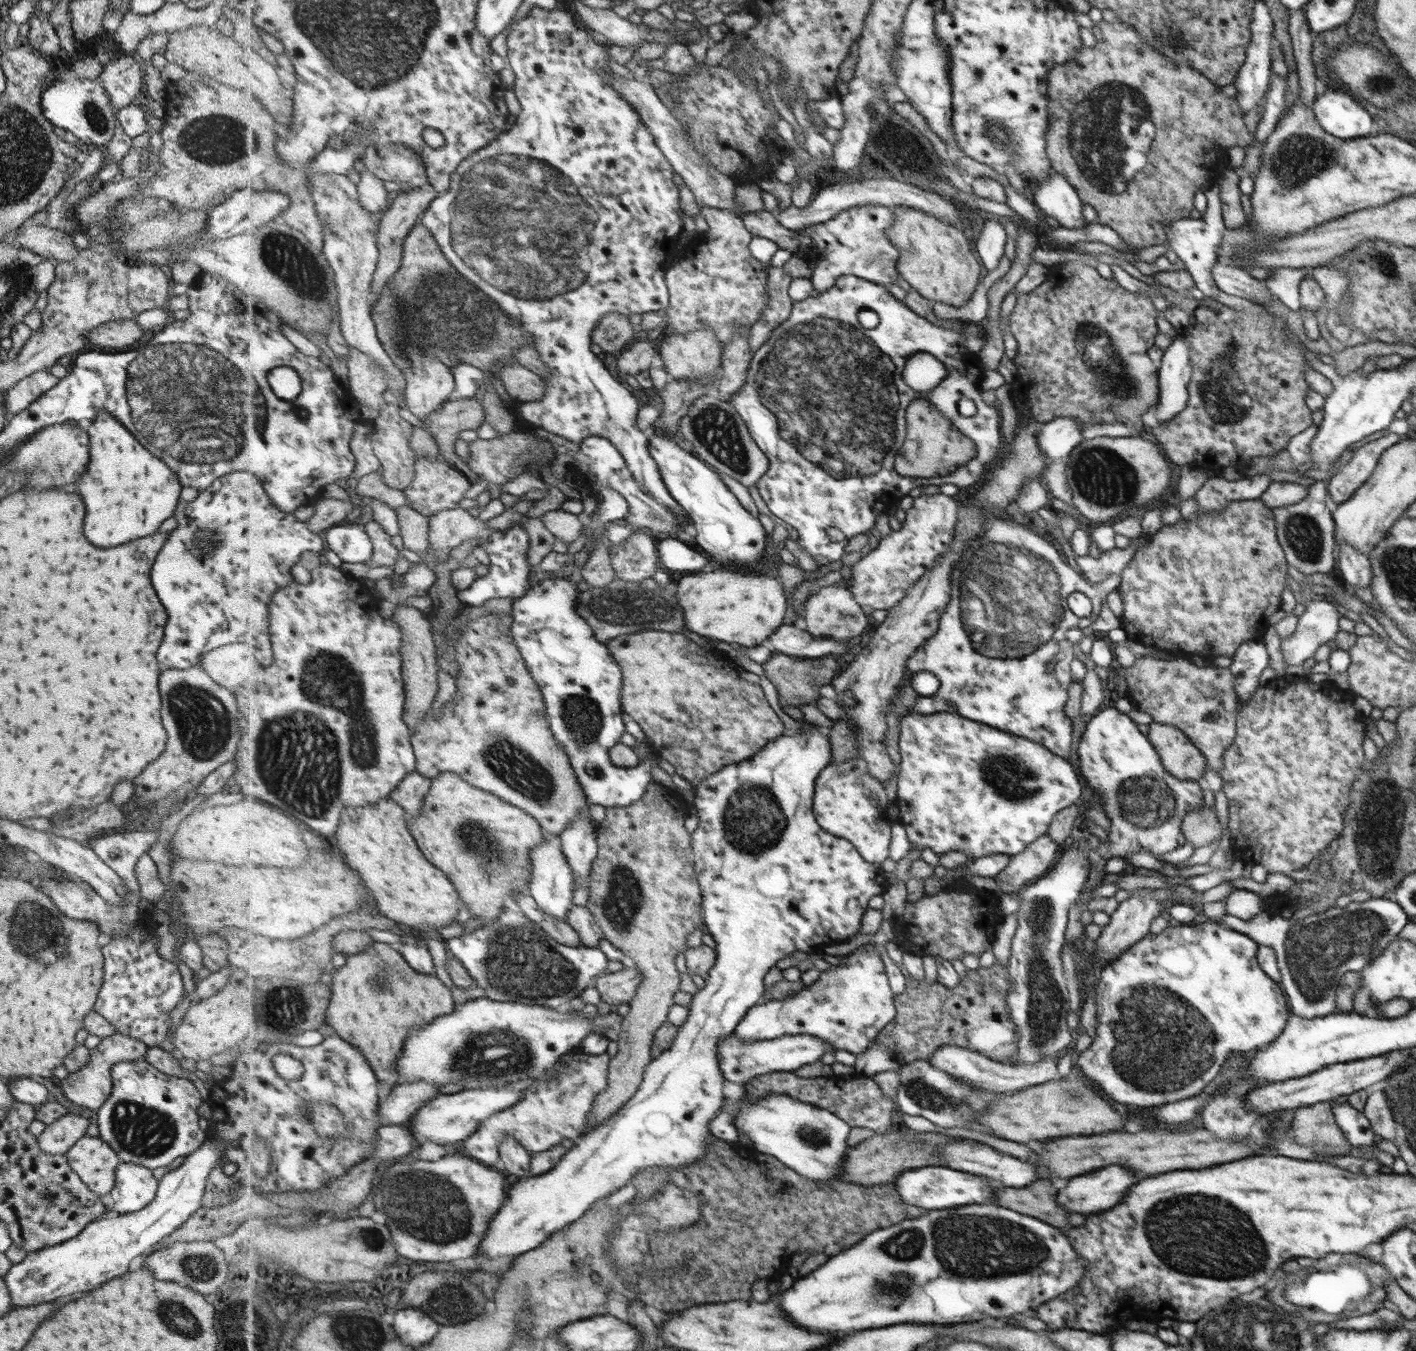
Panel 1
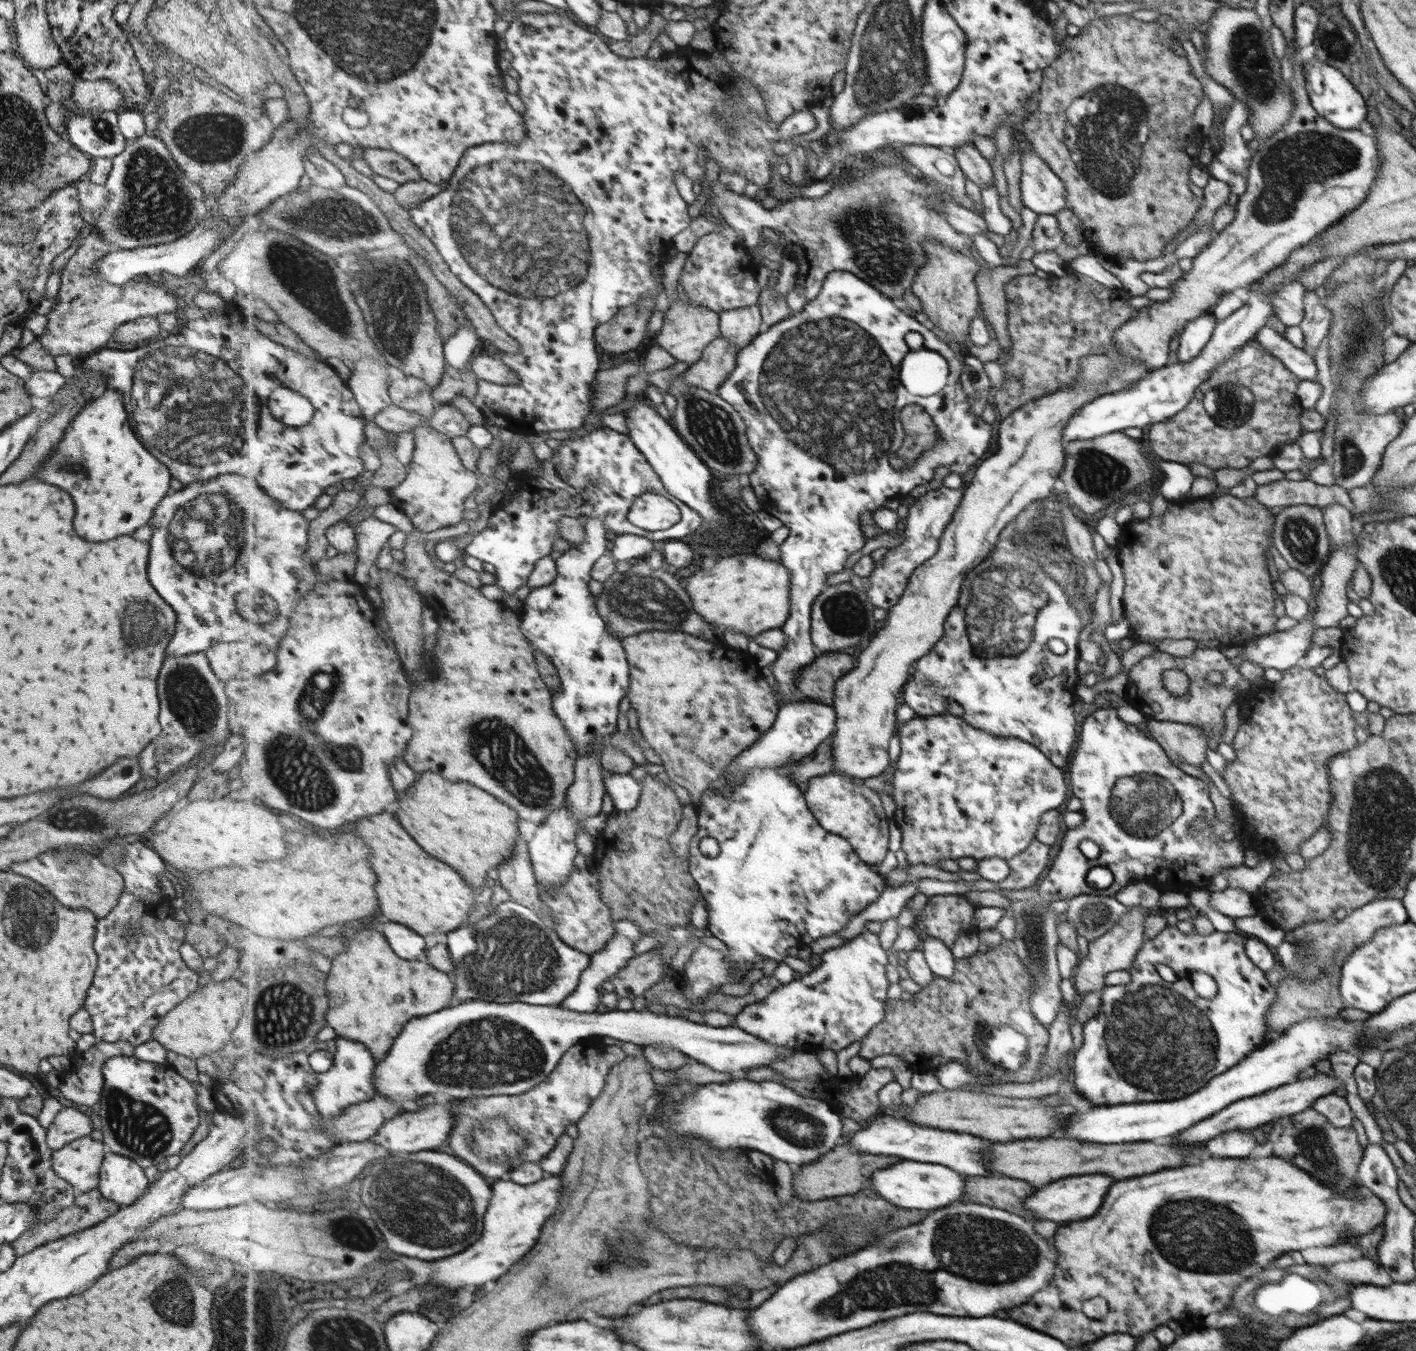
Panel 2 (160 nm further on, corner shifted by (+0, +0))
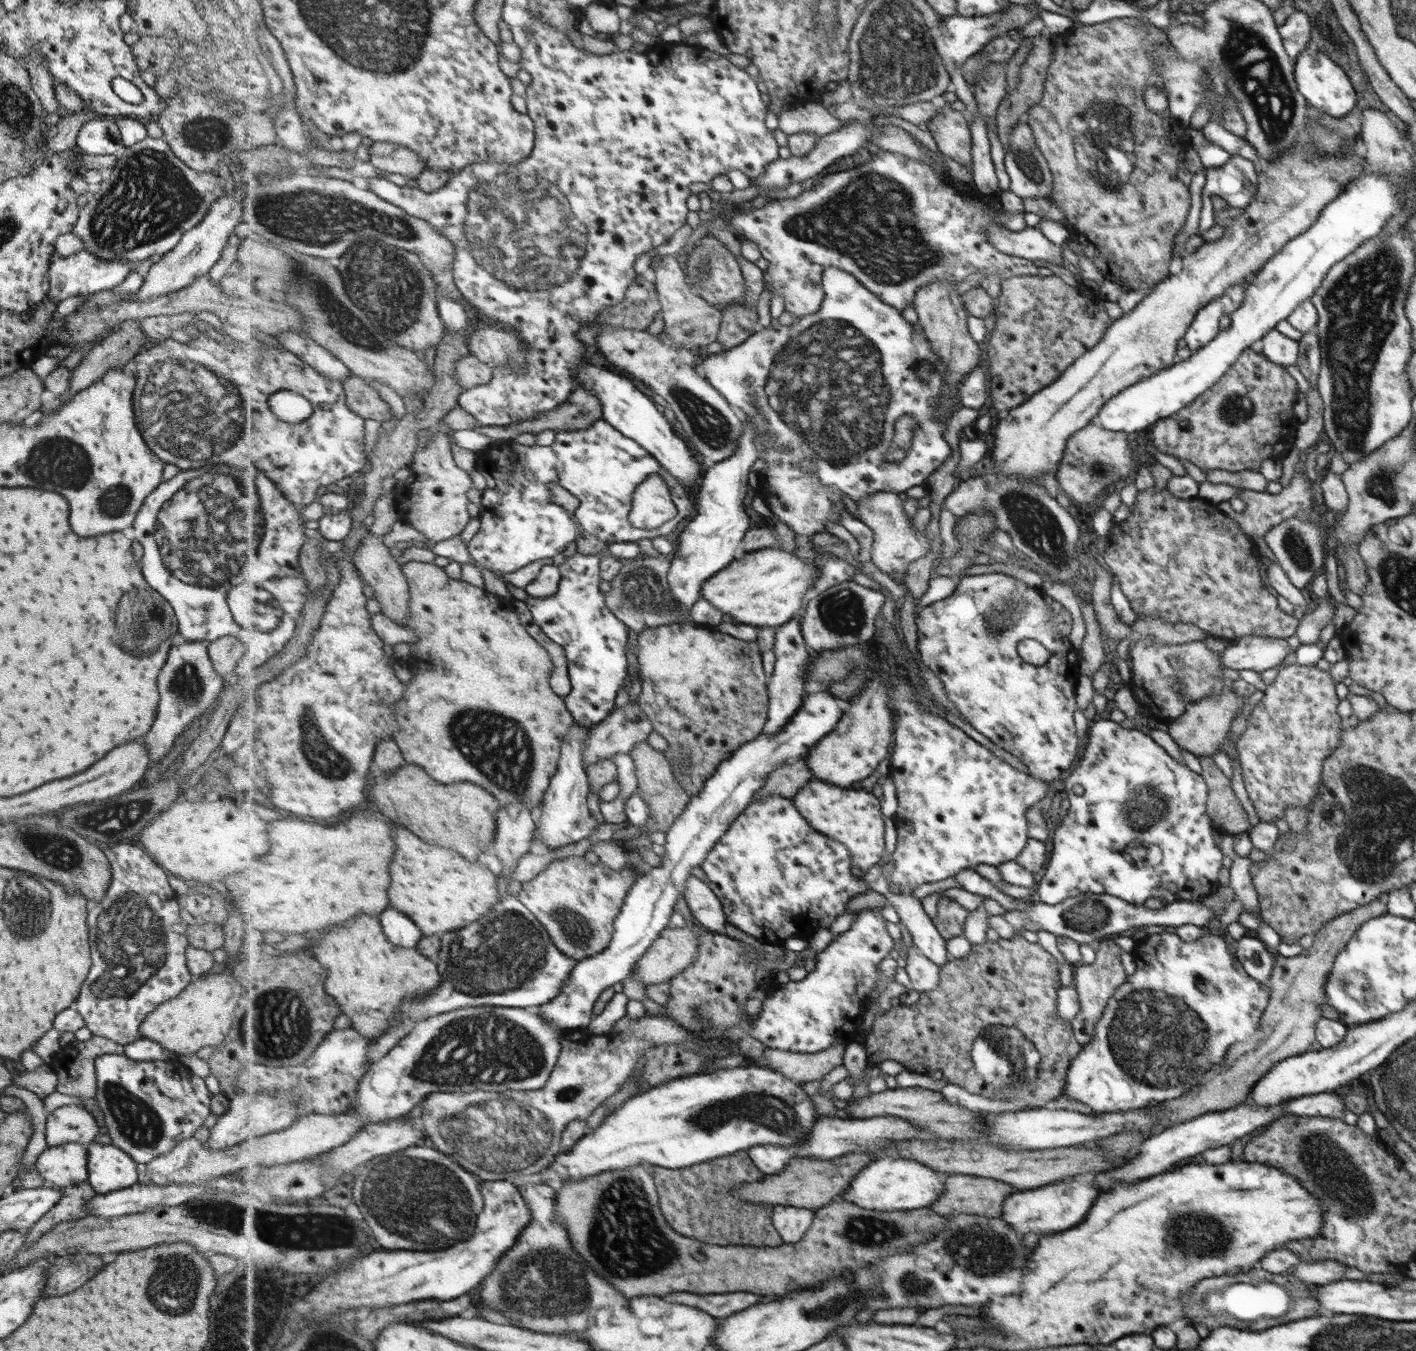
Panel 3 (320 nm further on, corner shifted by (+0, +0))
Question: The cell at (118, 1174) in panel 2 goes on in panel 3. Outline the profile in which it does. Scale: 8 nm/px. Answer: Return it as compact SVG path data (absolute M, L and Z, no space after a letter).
M92 1141L86 1145L87 1181L96 1193L122 1190L138 1183L137 1162L123 1150L114 1145L104 1145Z

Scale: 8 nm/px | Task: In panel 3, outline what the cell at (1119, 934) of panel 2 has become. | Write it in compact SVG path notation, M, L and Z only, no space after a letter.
M1111 936L1095 944L1094 963L1078 967L1073 976L1072 984L1075 986L1080 1008L1078 1014L1071 1020L1071 1025L1077 1041L1082 1042L1083 1046L1092 1040L1097 1022L1103 1015L1108 1001L1115 995L1116 989L1128 980L1124 967L1120 963L1121 948L1114 943L1114 939L1115 936Z

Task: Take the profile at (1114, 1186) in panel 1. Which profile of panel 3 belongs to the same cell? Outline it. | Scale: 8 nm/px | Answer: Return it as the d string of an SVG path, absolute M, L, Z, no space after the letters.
M1076 1180L1066 1182L1066 1184L1044 1186L1030 1192L1009 1194L1005 1198L1006 1202L1003 1202L1002 1218L1006 1218L1006 1222L1010 1222L1010 1226L1022 1235L1030 1234L1030 1232L1038 1236L1054 1234L1082 1222L1082 1218L1088 1214L1090 1206L1094 1204L1096 1196L1098 1196L1098 1190L1092 1184L1084 1184Z

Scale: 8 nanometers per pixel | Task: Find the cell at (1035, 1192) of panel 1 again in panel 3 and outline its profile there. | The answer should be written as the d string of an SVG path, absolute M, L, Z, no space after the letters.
M950 1176L950 1186L945 1186L942 1198L929 1206L943 1217L950 1214L982 1214L1000 1216L1005 1198L1014 1192L1014 1186L988 1178Z

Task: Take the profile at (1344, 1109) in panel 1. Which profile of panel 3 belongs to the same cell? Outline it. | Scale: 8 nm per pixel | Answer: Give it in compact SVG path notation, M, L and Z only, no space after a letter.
M1336 1092L1307 1094L1299 1096L1293 1100L1287 1101L1286 1114L1291 1113L1296 1116L1320 1116L1343 1119L1344 1110L1347 1107L1344 1104L1343 1098L1337 1095Z

